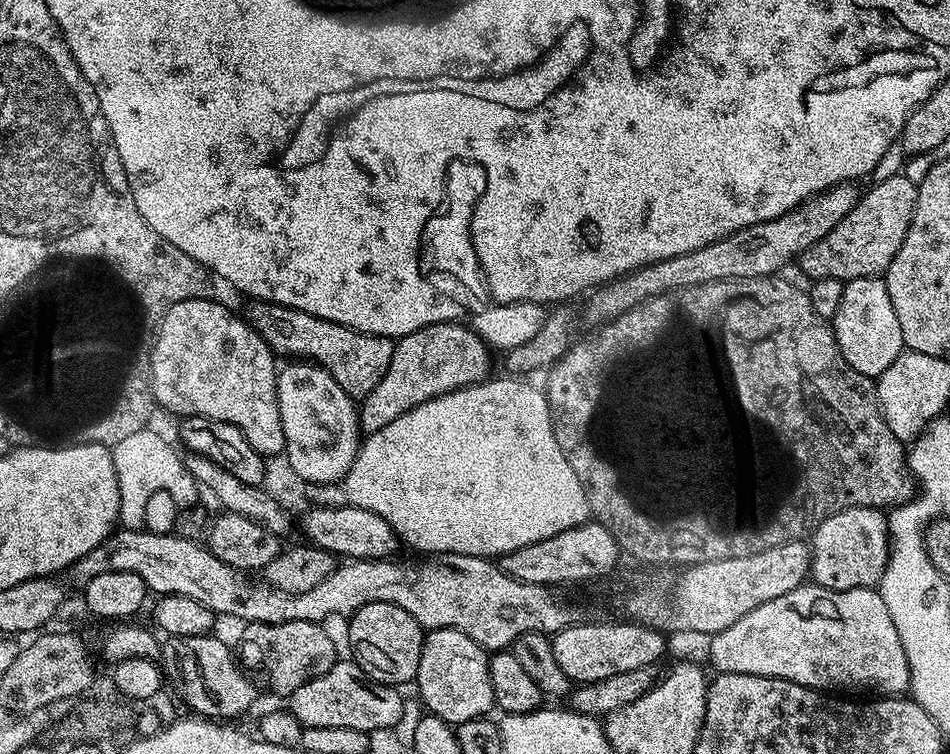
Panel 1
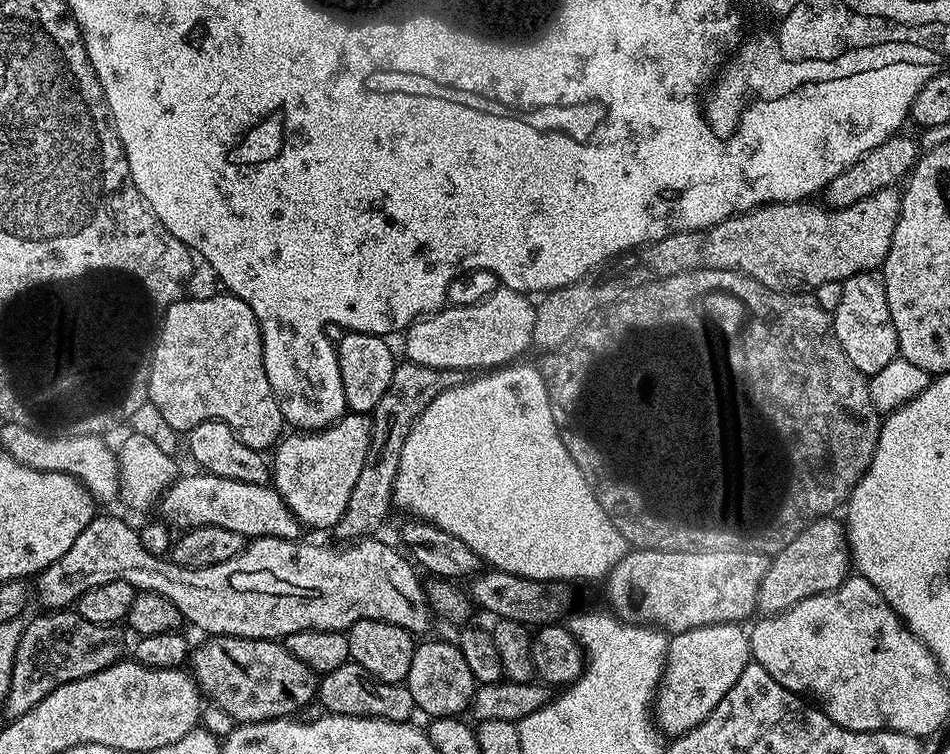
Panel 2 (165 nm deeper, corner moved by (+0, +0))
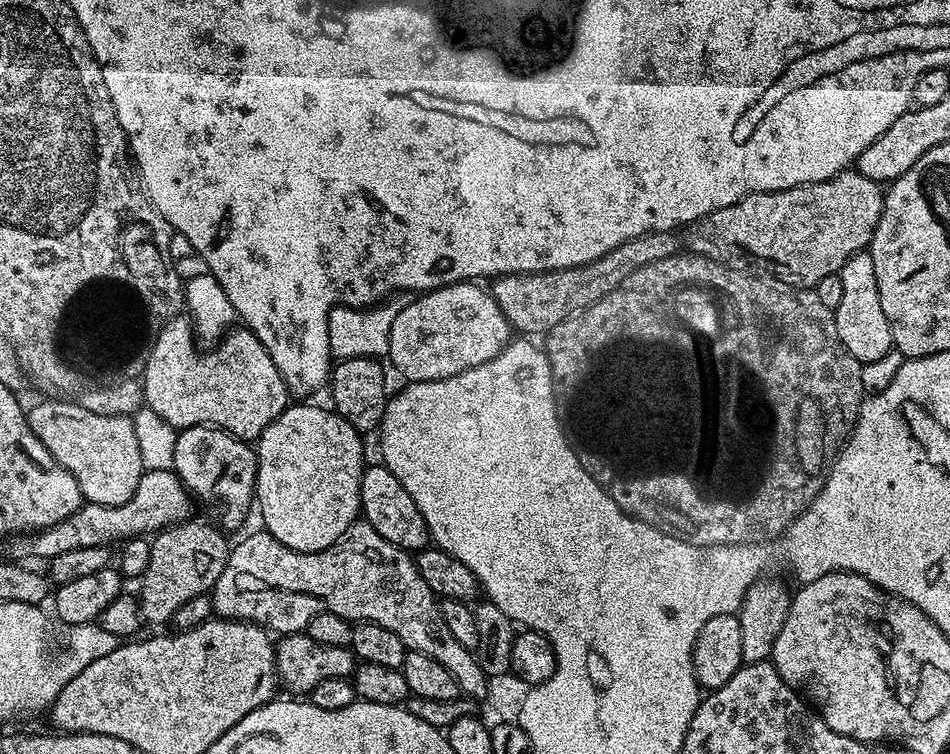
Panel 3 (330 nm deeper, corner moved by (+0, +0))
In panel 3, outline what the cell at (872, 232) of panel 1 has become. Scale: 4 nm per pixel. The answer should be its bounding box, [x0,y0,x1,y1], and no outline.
[682,170,885,289]

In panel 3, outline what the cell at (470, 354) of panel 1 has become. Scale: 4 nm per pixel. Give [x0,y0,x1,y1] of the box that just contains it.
[255,402,366,552]

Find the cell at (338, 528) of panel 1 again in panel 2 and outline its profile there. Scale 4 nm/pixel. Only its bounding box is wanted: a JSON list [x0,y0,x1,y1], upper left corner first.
[159,470,302,540]

